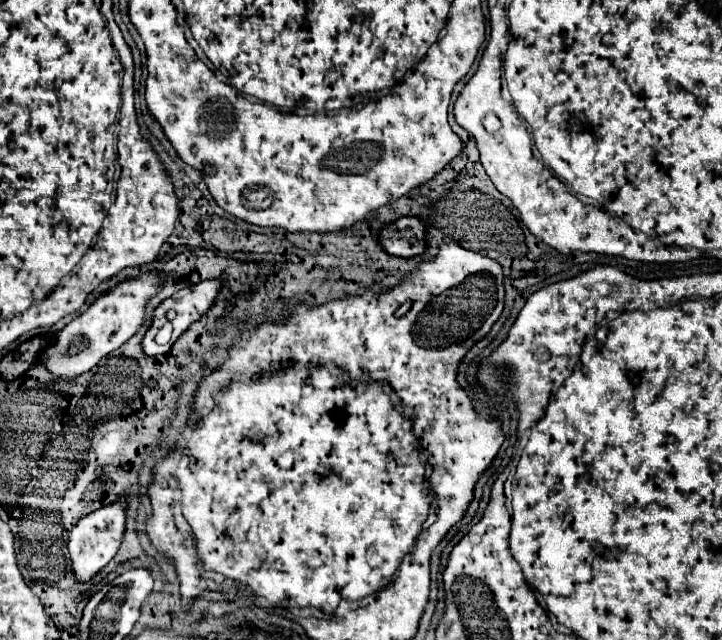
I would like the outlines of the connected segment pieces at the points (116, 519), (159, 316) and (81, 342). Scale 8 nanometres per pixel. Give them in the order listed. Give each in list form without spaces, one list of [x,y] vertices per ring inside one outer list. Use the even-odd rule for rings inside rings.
[[[123,498],[111,506],[99,508],[97,512],[93,512],[77,522],[77,526],[69,532],[69,540],[67,540],[71,572],[77,582],[89,582],[95,574],[99,574],[103,570],[103,566],[117,554],[117,550],[121,546],[123,530],[125,530],[125,500]]]
[[[205,280],[205,282],[195,284],[195,286],[181,288],[177,294],[173,294],[173,296],[167,298],[167,300],[163,300],[163,302],[155,308],[151,326],[149,326],[149,330],[145,332],[145,336],[143,336],[143,340],[141,340],[143,352],[145,352],[147,356],[153,356],[153,354],[155,354],[155,356],[157,356],[157,354],[167,354],[169,348],[173,346],[173,342],[189,328],[189,324],[191,324],[191,322],[197,322],[197,320],[213,306],[213,300],[215,300],[215,296],[219,294],[219,288],[221,288],[221,282],[219,282],[219,280],[213,280],[213,282],[211,282],[211,280]],[[165,324],[171,324],[171,326],[173,326],[173,334],[171,334],[171,340],[159,344],[159,342],[155,340],[155,336],[157,336],[157,332],[159,332]]]
[[[141,274],[141,278],[119,284],[109,294],[99,296],[81,316],[77,316],[63,330],[59,330],[51,338],[51,342],[43,350],[39,350],[37,360],[53,374],[55,380],[73,382],[77,376],[97,366],[101,358],[117,350],[125,340],[129,340],[141,328],[145,320],[145,304],[159,288],[161,288],[159,274]]]

